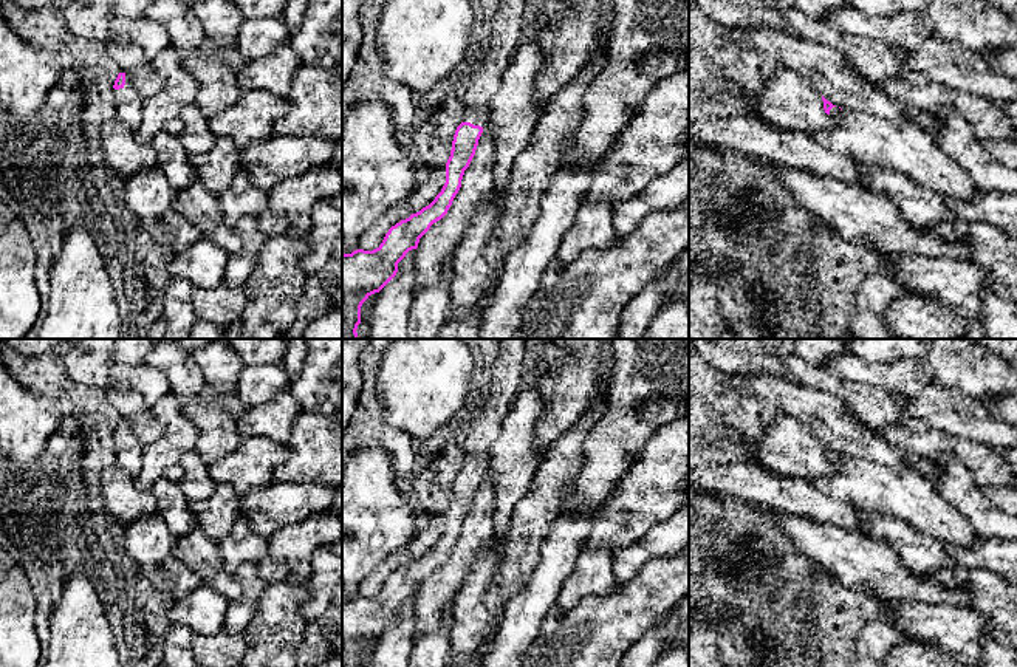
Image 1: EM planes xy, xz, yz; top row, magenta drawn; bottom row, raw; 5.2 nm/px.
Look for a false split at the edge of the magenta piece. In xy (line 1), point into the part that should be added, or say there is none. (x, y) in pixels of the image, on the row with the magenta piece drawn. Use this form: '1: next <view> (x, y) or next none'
1: next xy (129, 101)

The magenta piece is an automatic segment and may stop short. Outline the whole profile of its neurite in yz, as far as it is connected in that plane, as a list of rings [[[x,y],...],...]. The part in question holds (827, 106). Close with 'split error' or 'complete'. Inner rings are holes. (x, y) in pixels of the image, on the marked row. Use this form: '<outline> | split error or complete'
[[[780,68],[762,85],[758,91],[758,104],[749,116],[774,128],[816,132],[831,128],[837,124],[837,119],[830,116],[833,107],[836,105],[820,96],[803,76]]] | split error

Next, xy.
[[[125,73],[118,74],[113,88],[121,121],[135,133],[141,125],[144,97]]] | split error

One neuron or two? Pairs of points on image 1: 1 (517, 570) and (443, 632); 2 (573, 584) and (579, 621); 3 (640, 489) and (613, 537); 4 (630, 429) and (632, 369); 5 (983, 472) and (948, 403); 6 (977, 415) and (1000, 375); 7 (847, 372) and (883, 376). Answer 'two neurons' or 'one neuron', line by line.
1: two neurons
2: two neurons
3: one neuron
4: one neuron
5: two neurons
6: two neurons
7: one neuron

